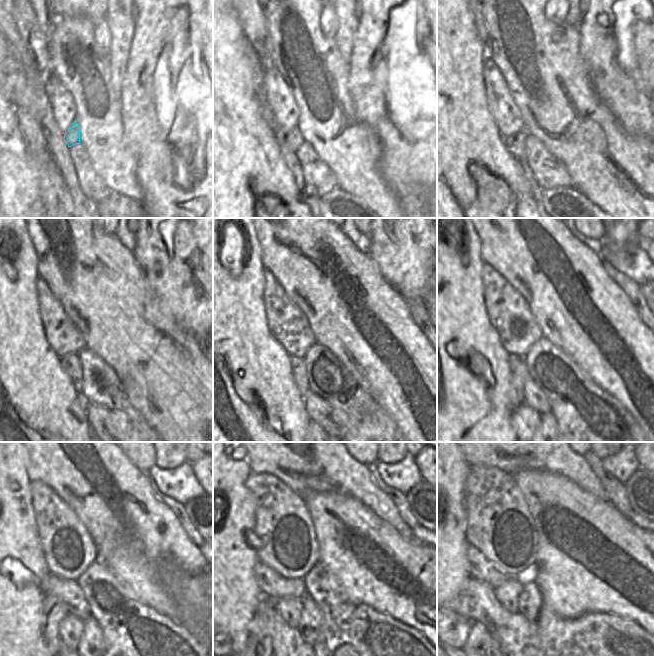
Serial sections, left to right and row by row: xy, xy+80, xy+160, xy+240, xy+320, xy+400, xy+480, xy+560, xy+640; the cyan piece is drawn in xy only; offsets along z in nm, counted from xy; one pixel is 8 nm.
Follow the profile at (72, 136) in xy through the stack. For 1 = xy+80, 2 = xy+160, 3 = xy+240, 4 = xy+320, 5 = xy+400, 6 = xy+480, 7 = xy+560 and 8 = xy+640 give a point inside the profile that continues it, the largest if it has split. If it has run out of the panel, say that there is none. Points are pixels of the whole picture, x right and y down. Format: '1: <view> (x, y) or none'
1: xy+80 (293, 139)
2: xy+160 (514, 143)
3: xy+240 (70, 363)
4: xy+320 (298, 367)
5: xy+400 (518, 368)
6: xy+480 (54, 610)
7: xy+560 (259, 645)
8: xy+640 (479, 640)

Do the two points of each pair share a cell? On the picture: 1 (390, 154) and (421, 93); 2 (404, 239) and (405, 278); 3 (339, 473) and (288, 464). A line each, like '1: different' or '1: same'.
1: same
2: same
3: same

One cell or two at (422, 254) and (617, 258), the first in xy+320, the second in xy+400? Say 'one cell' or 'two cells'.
two cells

